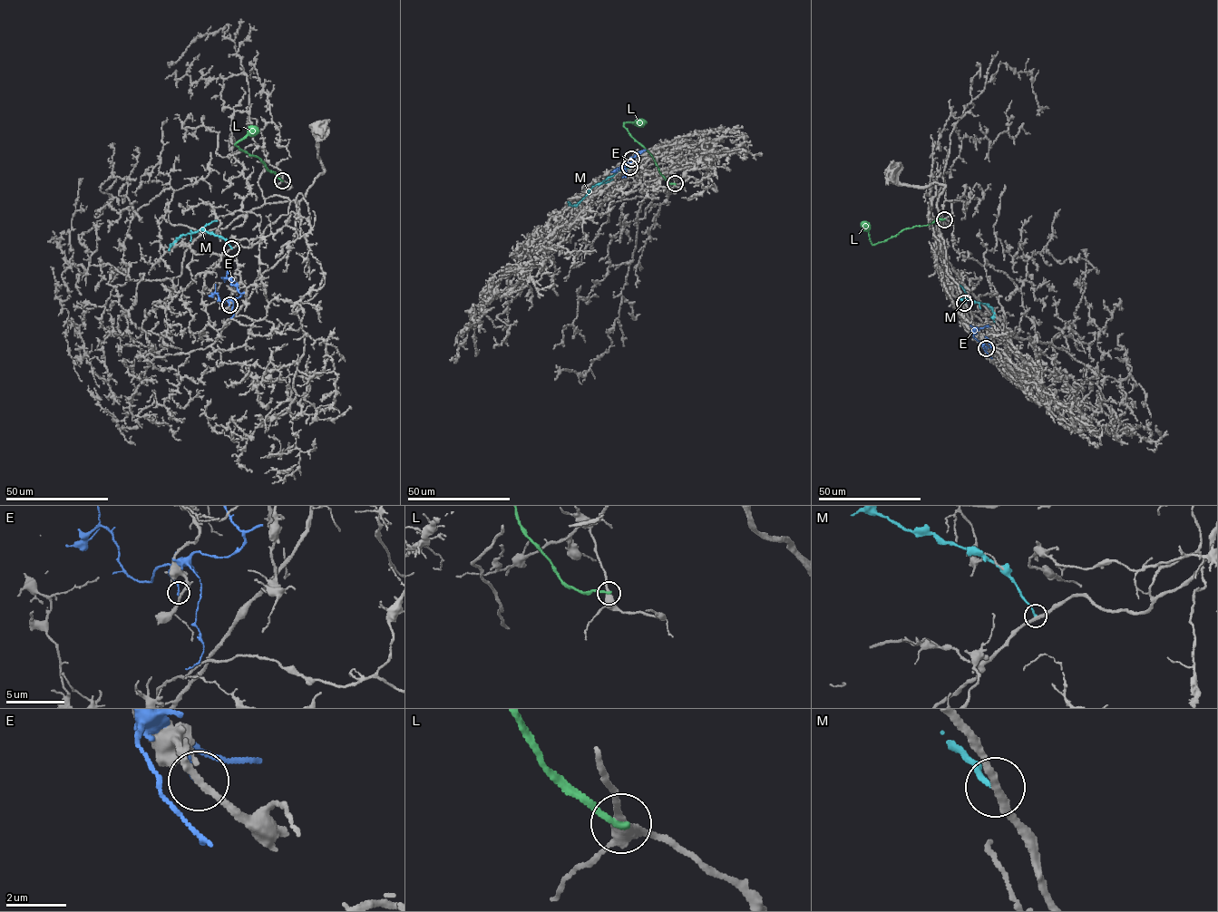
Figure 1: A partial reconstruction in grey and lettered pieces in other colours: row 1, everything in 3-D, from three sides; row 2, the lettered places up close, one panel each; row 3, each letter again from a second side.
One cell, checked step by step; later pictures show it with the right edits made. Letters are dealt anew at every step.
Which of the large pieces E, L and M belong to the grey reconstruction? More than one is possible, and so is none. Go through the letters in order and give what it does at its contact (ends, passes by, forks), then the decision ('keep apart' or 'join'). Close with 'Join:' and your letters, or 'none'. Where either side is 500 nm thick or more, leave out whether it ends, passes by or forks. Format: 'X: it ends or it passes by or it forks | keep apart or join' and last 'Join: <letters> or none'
E: it ends | keep apart
L: it ends | keep apart
M: it ends | keep apart
Join: none

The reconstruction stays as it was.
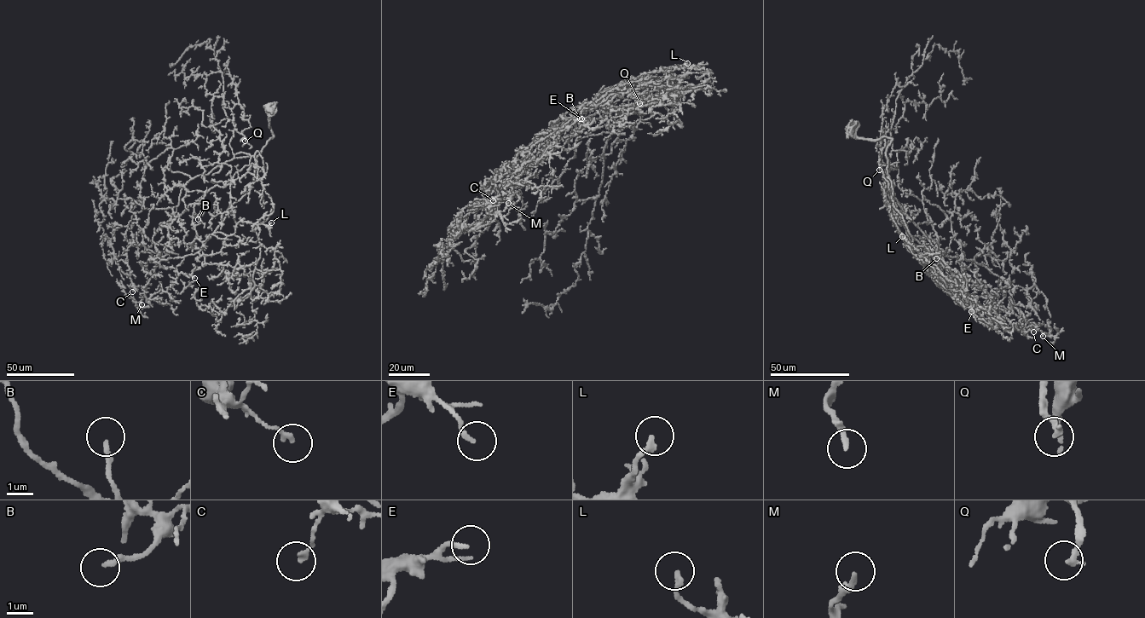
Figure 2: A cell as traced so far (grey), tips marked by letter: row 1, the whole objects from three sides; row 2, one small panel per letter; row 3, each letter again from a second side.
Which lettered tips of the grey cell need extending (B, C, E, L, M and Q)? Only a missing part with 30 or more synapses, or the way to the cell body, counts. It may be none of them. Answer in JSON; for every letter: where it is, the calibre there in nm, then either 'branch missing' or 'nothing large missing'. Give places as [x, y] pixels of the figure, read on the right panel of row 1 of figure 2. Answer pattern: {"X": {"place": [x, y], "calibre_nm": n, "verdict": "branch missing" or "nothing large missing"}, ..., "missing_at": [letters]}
{"B": {"place": [936, 258], "calibre_nm": 190, "verdict": "nothing large missing"}, "C": {"place": [1033, 332], "calibre_nm": 160, "verdict": "nothing large missing"}, "E": {"place": [971, 311], "calibre_nm": 160, "verdict": "nothing large missing"}, "L": {"place": [902, 236], "calibre_nm": 200, "verdict": "nothing large missing"}, "M": {"place": [1043, 336], "calibre_nm": 180, "verdict": "branch missing"}, "Q": {"place": [879, 170], "calibre_nm": 240, "verdict": "branch missing"}, "missing_at": ["M", "Q"]}

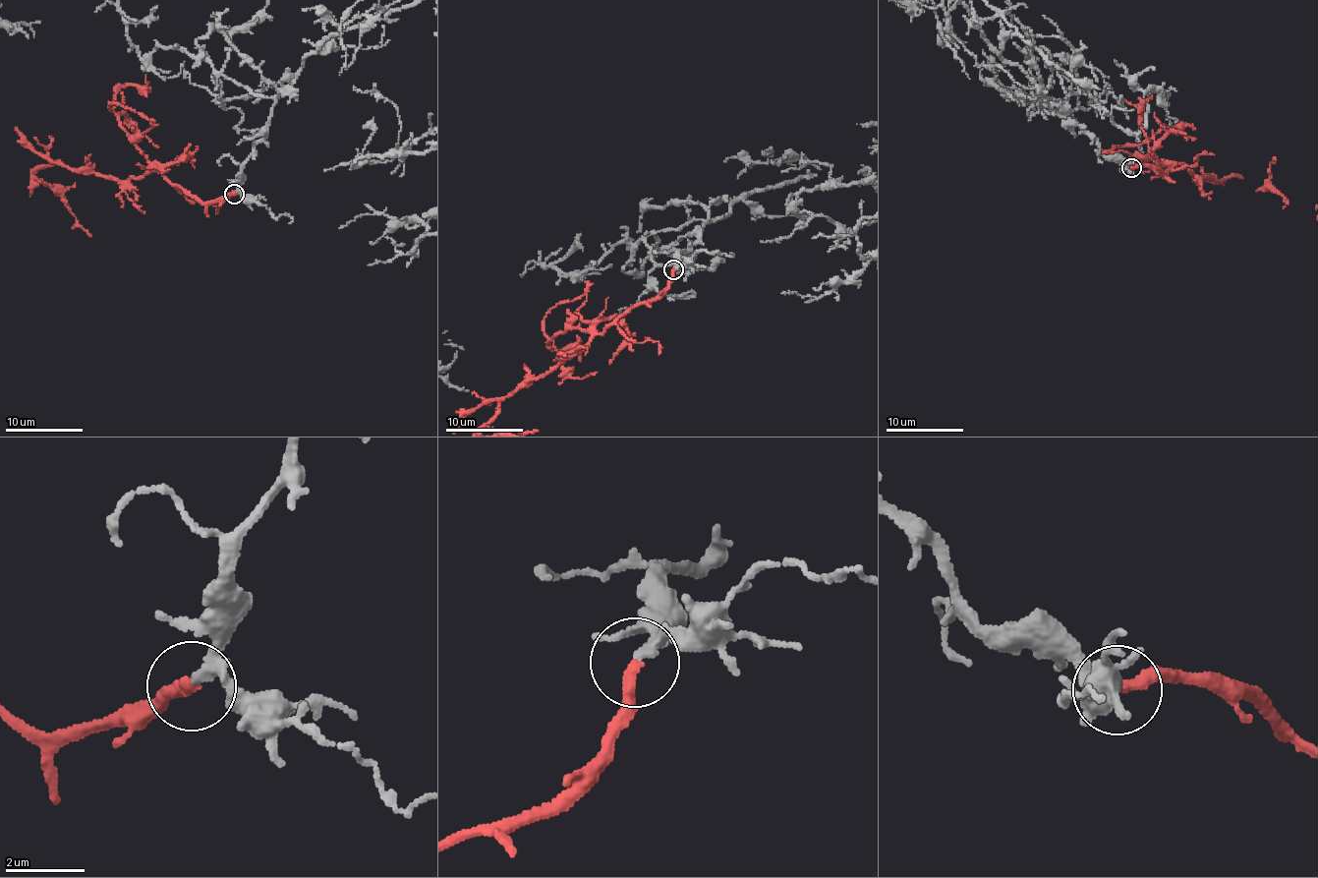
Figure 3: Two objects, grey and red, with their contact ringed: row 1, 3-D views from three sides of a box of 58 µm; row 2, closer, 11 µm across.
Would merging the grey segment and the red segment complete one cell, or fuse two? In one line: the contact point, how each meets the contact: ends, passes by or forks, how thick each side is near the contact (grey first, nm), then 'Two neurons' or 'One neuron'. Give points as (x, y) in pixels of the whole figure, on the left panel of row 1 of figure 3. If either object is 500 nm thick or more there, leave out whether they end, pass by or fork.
Place: (234, 194). At the ring grey passes by. At the ring red ends. Thickness 190 nm (grey) against 280 nm. One neuron

